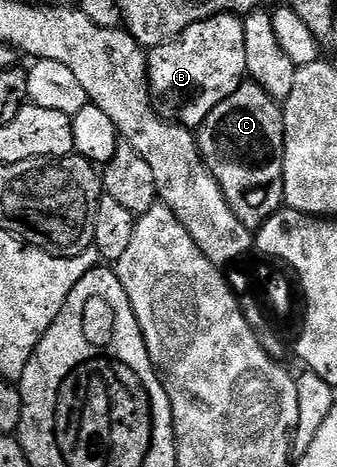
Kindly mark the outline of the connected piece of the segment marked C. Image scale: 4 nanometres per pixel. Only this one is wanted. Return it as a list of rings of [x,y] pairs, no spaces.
[[[242,83],[235,95],[227,95],[211,115],[196,130],[197,146],[205,166],[219,183],[225,198],[229,200],[231,211],[251,230],[258,230],[271,215],[282,208],[285,193],[281,190],[281,172],[283,171],[282,151],[285,149],[285,115],[278,98],[270,96],[265,89],[252,83]]]

